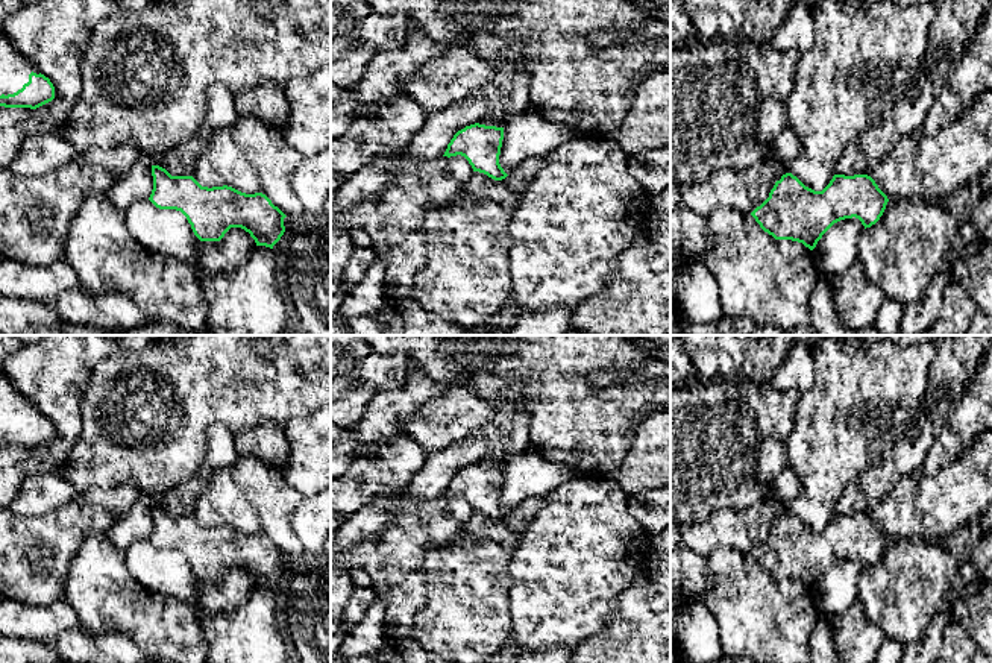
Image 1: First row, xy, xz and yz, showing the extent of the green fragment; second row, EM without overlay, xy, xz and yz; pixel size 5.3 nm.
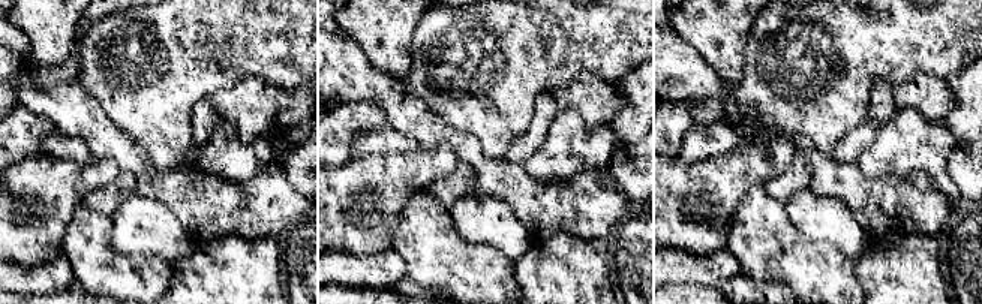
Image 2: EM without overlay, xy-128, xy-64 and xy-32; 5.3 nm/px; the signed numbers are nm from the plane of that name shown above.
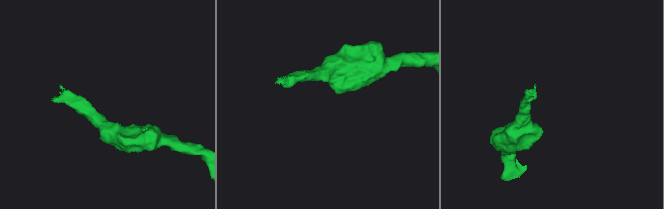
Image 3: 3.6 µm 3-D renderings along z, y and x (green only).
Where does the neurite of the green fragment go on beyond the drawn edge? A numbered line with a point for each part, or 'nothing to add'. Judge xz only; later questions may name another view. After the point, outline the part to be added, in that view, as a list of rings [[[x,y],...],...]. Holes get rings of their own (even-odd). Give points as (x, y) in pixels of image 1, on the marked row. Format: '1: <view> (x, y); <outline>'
nothing to add

